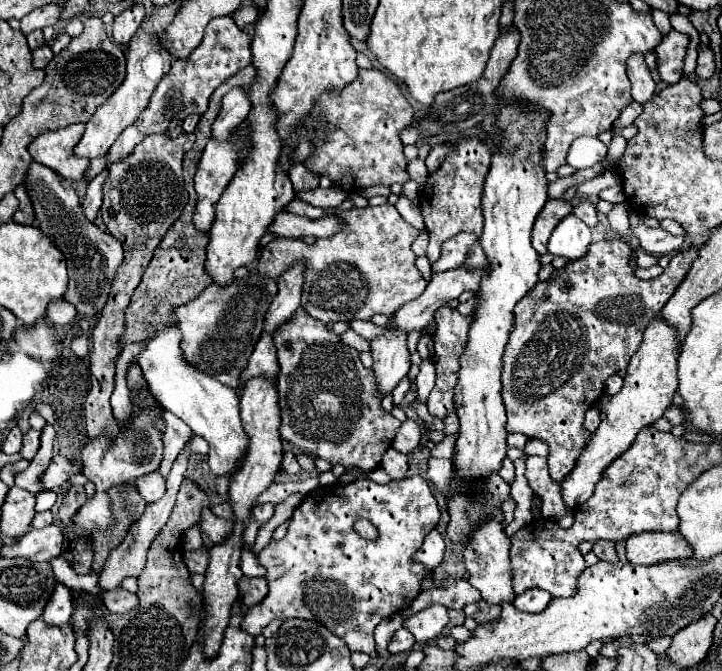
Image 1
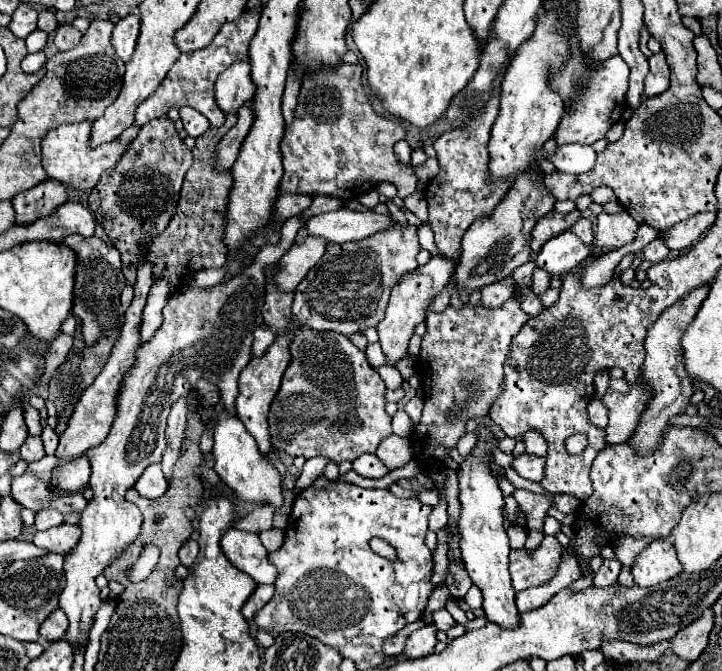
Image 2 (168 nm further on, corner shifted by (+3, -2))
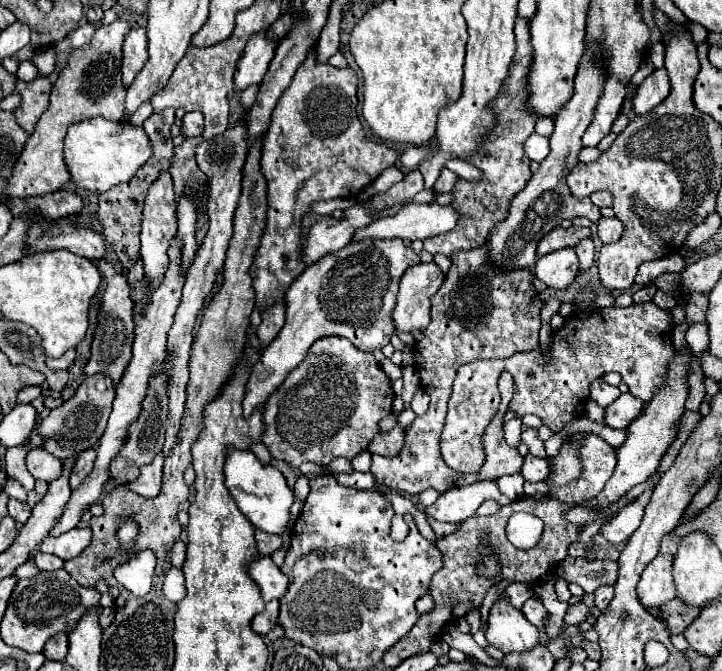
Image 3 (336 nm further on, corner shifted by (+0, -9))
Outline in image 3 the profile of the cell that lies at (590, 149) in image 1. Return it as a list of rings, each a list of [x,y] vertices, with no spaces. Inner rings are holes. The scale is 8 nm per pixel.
[[[531,134],[525,142],[525,154],[533,162],[543,162],[549,156],[549,140],[539,134]]]

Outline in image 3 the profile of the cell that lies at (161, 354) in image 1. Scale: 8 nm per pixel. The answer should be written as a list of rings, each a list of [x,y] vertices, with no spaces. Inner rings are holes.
[[[229,448],[225,460],[225,486],[235,498],[239,510],[251,520],[251,524],[269,534],[281,534],[289,524],[289,508],[293,504],[293,490],[287,486],[283,474],[271,466],[263,464],[251,450]]]

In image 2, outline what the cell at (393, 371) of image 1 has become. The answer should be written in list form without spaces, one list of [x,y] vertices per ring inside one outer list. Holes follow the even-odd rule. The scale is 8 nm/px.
[[[432,257],[426,265],[418,265],[414,271],[402,275],[402,279],[396,283],[388,307],[386,307],[386,315],[378,325],[378,335],[380,335],[380,345],[388,357],[386,365],[396,365],[398,359],[406,357],[406,349],[408,349],[408,341],[414,335],[414,329],[418,323],[422,323],[426,319],[426,309],[432,303],[432,299],[446,287],[452,271],[456,267],[456,261],[448,259],[448,257]]]

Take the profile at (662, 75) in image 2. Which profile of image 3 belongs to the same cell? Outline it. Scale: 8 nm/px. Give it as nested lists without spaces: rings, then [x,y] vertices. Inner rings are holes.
[[[655,70],[651,72],[639,86],[637,96],[633,98],[633,110],[635,114],[645,114],[653,110],[657,104],[661,104],[669,96],[669,76],[667,70]]]

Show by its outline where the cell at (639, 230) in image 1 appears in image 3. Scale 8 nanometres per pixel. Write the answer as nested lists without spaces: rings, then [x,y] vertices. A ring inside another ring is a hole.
[[[601,218],[597,222],[597,228],[599,228],[599,238],[603,244],[609,244],[609,242],[615,242],[623,236],[625,232],[625,226],[621,224],[619,218]]]

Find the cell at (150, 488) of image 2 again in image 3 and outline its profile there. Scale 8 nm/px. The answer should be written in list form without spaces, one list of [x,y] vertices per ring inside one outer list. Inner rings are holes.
[[[157,454],[145,470],[141,470],[141,476],[129,484],[133,492],[137,492],[143,498],[155,498],[161,492],[161,480],[163,480],[163,454]]]

